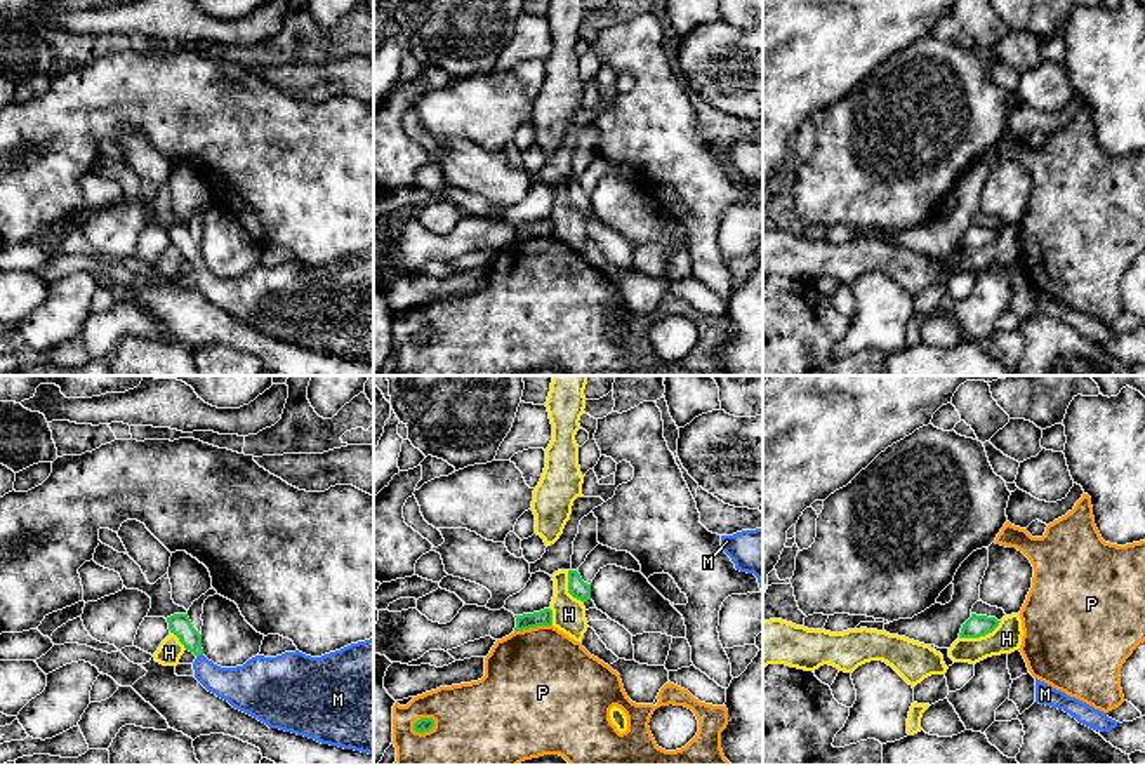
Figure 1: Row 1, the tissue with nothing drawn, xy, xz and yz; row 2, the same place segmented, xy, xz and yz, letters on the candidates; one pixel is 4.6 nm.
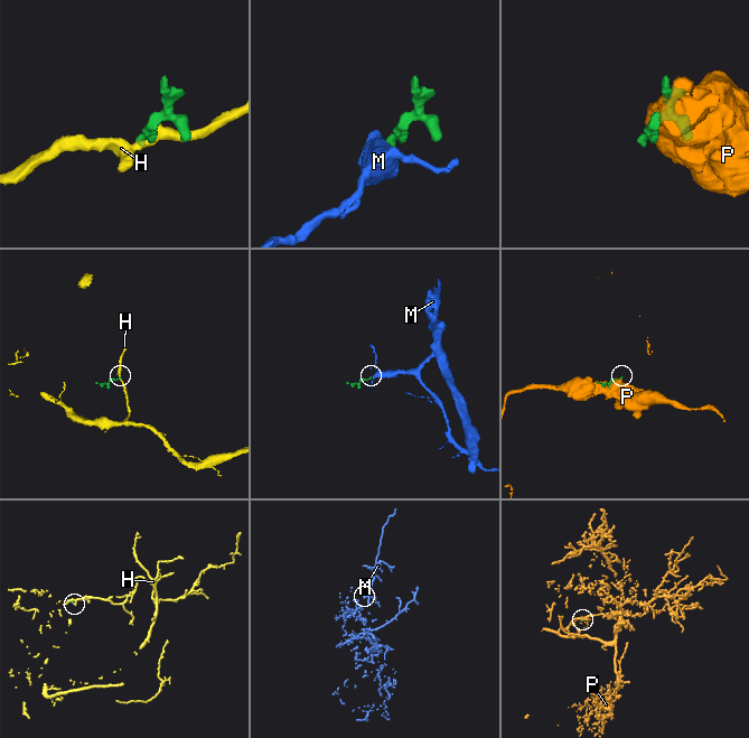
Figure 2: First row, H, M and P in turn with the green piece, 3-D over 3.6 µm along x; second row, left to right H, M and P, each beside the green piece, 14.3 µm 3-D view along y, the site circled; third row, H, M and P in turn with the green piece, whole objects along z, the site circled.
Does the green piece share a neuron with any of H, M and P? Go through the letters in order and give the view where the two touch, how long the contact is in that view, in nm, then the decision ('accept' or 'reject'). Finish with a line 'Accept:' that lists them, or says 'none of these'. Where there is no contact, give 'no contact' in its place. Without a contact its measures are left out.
H: contact in yz; length 220 nm; reject
M: contact in xy; length 40 nm; accept
P: contact in xz; length 120 nm; reject
Accept: M

